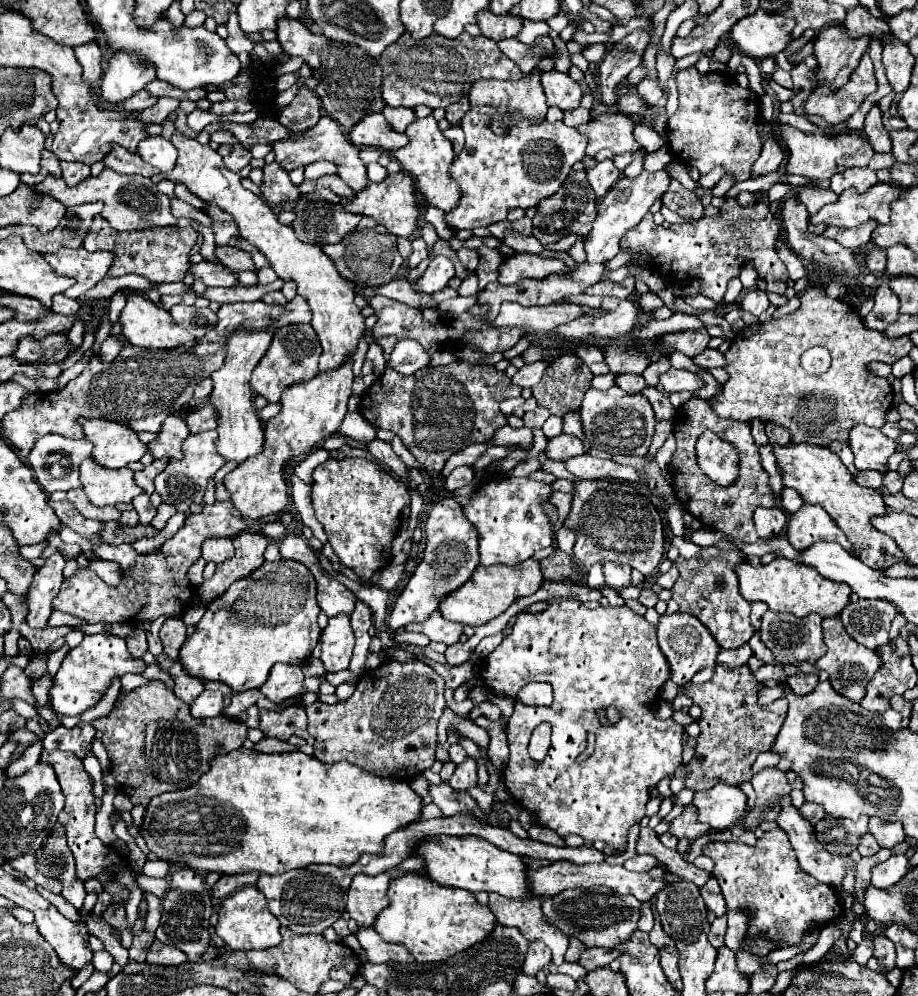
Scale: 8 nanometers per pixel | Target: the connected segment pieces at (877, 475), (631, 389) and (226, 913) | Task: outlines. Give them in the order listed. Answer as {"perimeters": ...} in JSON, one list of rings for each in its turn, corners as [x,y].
{"perimeters":[[[[876,470],[862,471],[861,474],[861,486],[878,489],[882,485],[883,474]]],[[[619,374],[615,378],[615,384],[621,386],[629,394],[641,394],[647,388],[645,378],[643,376],[635,376],[635,374]]],[[[245,886],[225,898],[219,908],[219,922],[215,926],[217,936],[225,940],[231,950],[253,950],[253,948],[269,948],[281,942],[279,922],[269,912],[265,896],[255,886]]]]}

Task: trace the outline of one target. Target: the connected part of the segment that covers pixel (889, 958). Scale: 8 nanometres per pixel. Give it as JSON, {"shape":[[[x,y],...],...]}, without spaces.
{"shape":[[[875,934],[873,940],[875,940],[875,956],[879,958],[885,970],[891,970],[895,966],[895,944],[885,934]]]}

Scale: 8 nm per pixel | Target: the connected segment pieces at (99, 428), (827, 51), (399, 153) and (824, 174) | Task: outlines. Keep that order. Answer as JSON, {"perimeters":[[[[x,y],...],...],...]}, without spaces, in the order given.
{"perimeters":[[[[79,418],[79,424],[85,440],[93,444],[93,462],[103,468],[123,468],[147,452],[147,446],[139,442],[137,434],[119,422]]],[[[843,22],[837,26],[825,26],[815,36],[815,50],[819,72],[817,80],[837,90],[849,80],[849,74],[857,68],[859,58],[865,54],[871,36],[851,38]]],[[[433,116],[427,118],[415,118],[413,124],[407,126],[405,136],[409,138],[409,144],[403,146],[401,150],[393,150],[393,156],[401,162],[403,172],[407,172],[409,176],[415,178],[415,184],[419,188],[419,192],[437,208],[441,210],[451,210],[457,206],[459,202],[459,188],[457,184],[451,180],[451,176],[447,174],[447,168],[453,160],[453,146],[451,142],[441,134],[437,120]]],[[[779,124],[779,136],[789,152],[785,170],[789,174],[803,174],[811,180],[815,178],[831,178],[833,174],[853,168],[853,166],[867,166],[871,156],[875,154],[869,142],[857,134],[839,134],[835,138],[827,138],[825,134],[805,134],[789,124]]]]}

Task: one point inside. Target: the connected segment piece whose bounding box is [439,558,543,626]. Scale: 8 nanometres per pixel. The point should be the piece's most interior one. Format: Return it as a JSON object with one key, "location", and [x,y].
{"location":[492,590]}

